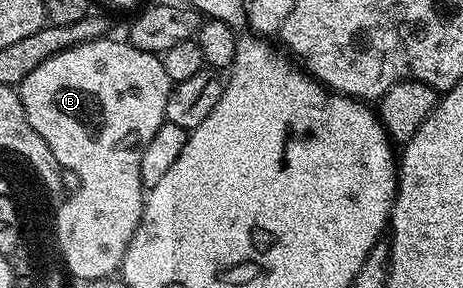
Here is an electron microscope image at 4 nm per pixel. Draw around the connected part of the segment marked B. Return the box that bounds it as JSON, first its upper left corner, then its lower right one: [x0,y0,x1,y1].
[17,35,173,249]

